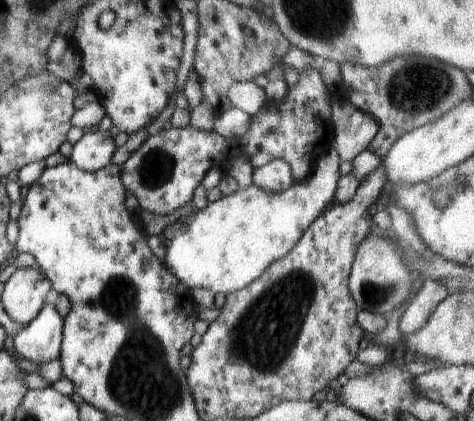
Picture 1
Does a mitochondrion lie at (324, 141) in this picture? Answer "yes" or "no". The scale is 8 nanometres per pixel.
no

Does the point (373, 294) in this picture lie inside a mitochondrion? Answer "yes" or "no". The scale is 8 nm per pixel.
yes

